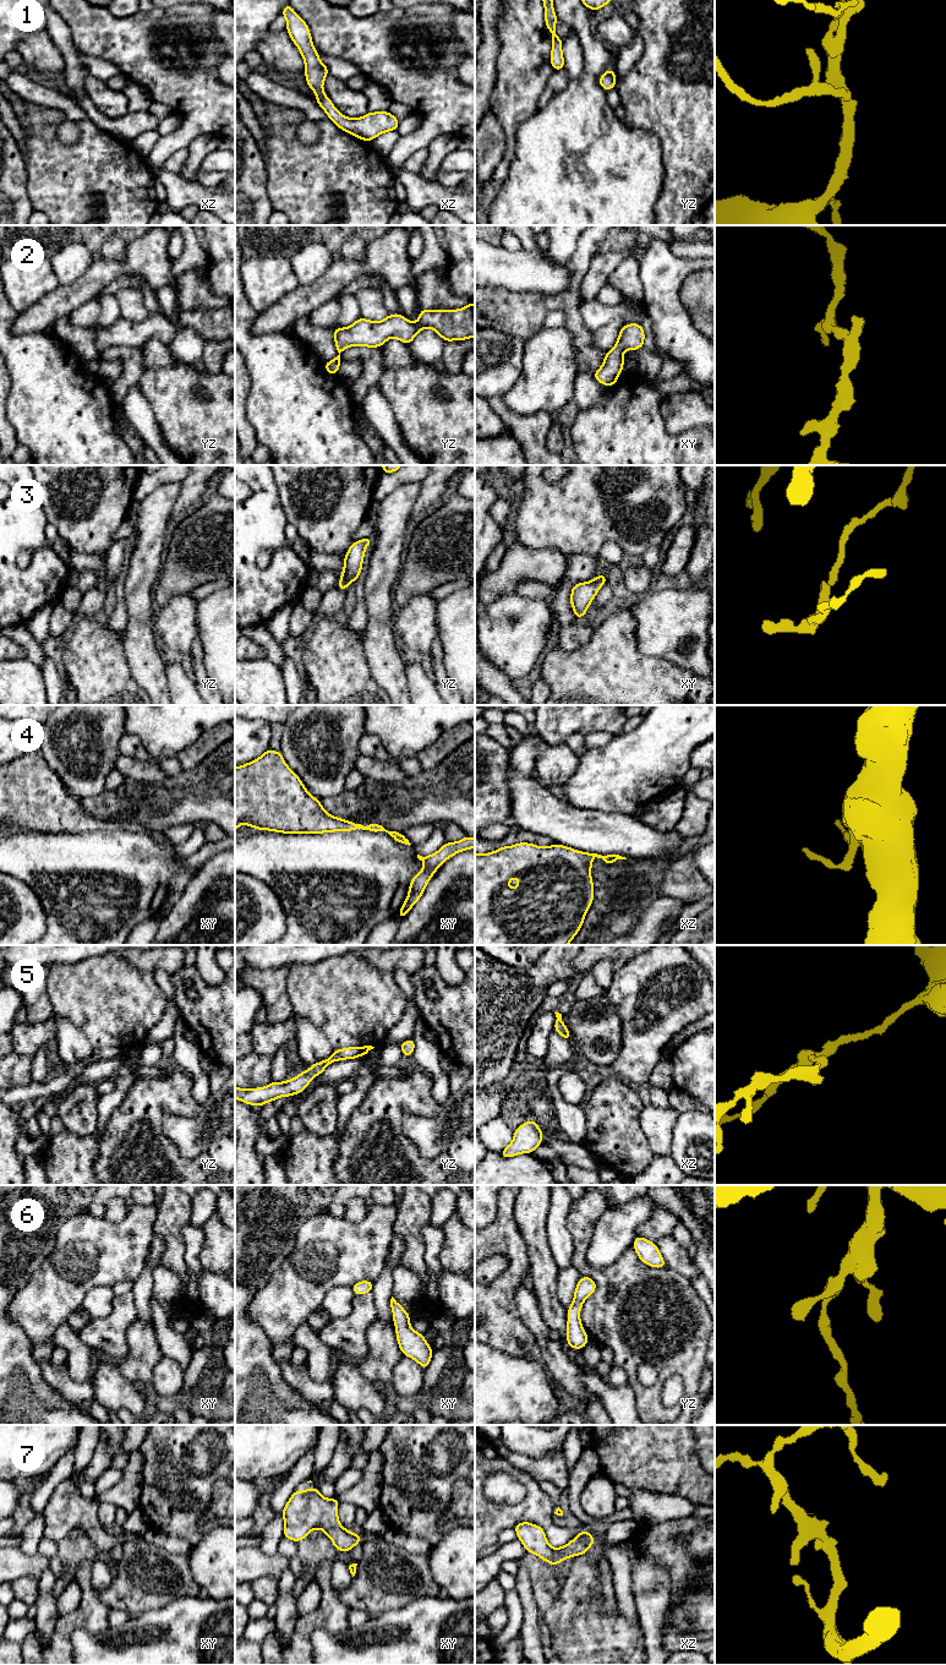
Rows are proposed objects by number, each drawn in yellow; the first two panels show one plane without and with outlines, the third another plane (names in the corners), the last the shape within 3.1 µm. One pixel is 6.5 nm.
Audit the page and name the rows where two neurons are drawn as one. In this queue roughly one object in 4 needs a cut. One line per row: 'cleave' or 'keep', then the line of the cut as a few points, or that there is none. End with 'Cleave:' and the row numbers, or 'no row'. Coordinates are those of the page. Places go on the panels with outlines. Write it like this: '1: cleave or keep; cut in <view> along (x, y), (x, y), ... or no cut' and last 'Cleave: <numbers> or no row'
1: keep; no cut
2: keep; no cut
3: keep; no cut
4: keep; no cut
5: keep; no cut
6: keep; no cut
7: keep; no cut
Cleave: no row

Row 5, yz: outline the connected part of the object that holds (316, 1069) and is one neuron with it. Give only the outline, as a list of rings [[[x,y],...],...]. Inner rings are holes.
[[[372,1046],[363,1047],[348,1047],[344,1049],[334,1049],[330,1058],[327,1058],[319,1063],[312,1064],[311,1068],[306,1071],[295,1076],[291,1080],[284,1082],[272,1081],[268,1086],[258,1088],[239,1088],[235,1086],[235,1099],[240,1099],[248,1106],[262,1107],[267,1102],[273,1102],[279,1097],[289,1097],[292,1094],[299,1094],[307,1088],[310,1082],[315,1076],[321,1075],[324,1069],[334,1061],[345,1060],[345,1059],[356,1059],[361,1055],[367,1055]]]

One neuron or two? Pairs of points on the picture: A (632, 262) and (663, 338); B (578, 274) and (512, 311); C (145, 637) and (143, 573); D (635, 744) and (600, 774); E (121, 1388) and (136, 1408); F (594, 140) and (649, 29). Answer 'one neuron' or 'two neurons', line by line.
A: two neurons
B: one neuron
C: one neuron
D: one neuron
E: one neuron
F: two neurons

